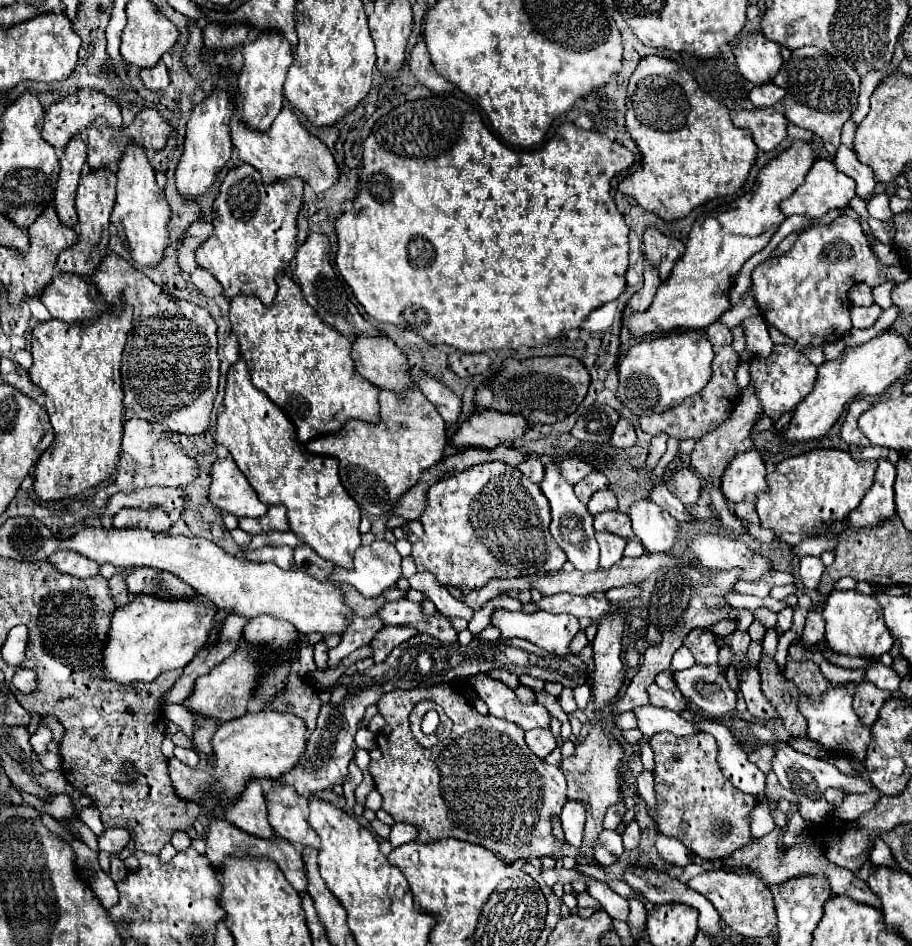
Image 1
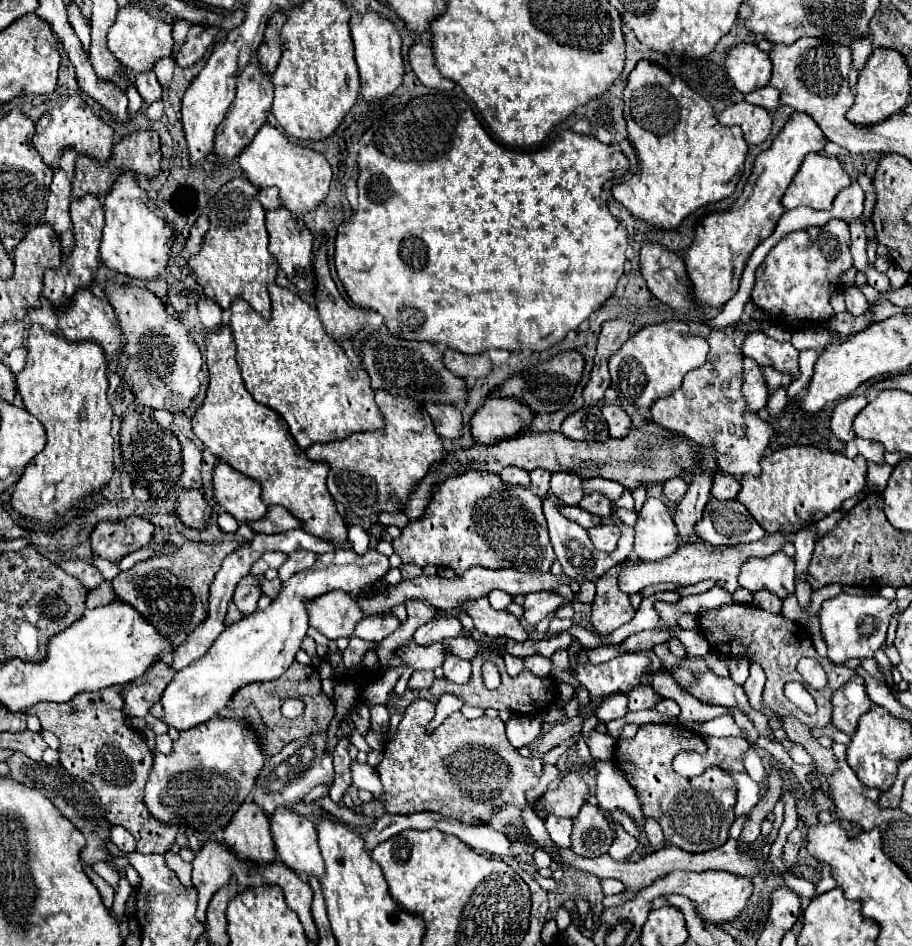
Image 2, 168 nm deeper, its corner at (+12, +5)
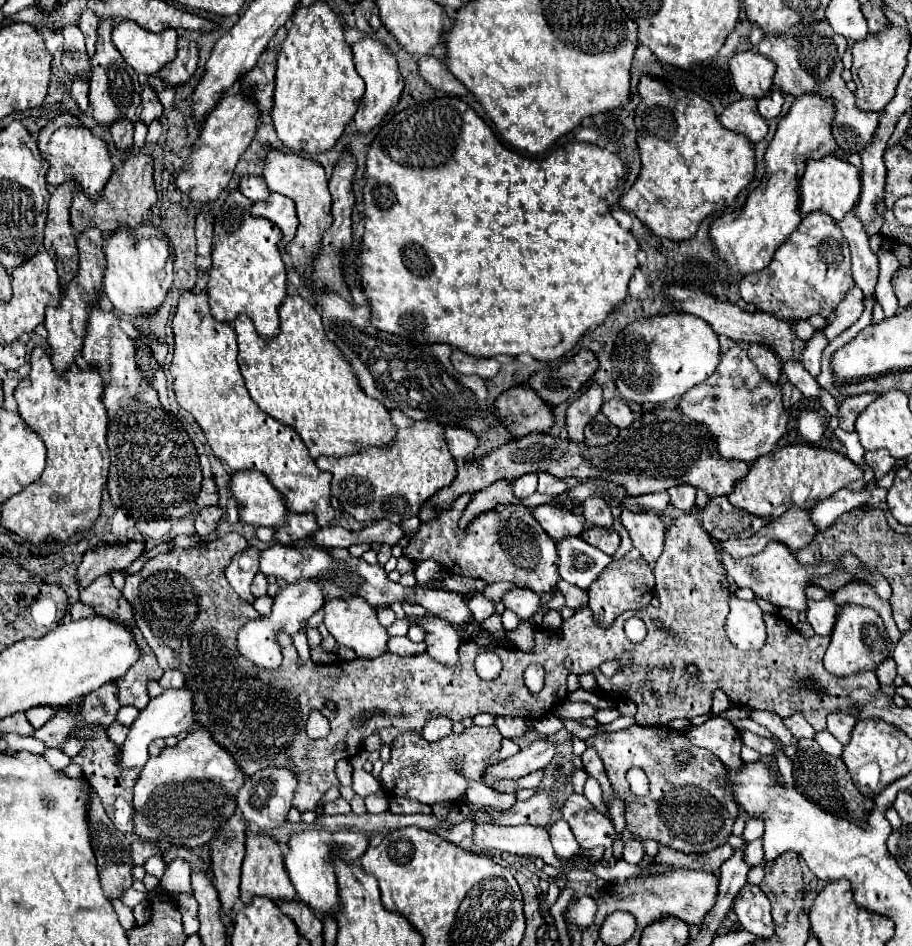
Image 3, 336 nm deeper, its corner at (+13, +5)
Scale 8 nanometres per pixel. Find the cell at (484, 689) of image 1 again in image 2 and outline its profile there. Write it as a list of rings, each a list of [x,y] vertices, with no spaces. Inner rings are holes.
[[[446,652],[442,670],[444,670],[444,676],[456,684],[466,684],[466,680],[470,680],[470,662],[456,658],[452,652]]]

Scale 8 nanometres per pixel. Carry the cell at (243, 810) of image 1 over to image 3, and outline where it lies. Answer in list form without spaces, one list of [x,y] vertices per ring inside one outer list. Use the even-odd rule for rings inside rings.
[[[247,828],[245,832],[245,858],[243,858],[243,870],[241,870],[241,902],[249,904],[253,896],[265,896],[271,900],[295,900],[295,888],[285,872],[283,866],[283,854],[279,844],[271,836],[263,836],[257,832],[251,832]]]

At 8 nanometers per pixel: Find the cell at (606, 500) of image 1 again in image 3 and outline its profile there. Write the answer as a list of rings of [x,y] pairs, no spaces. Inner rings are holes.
[[[597,496],[587,498],[583,502],[583,516],[593,526],[603,526],[603,528],[611,528],[613,526],[613,516],[611,516],[611,510],[609,510],[607,502],[597,498]]]

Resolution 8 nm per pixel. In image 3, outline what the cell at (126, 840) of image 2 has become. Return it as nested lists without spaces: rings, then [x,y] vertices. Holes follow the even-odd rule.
[[[133,840],[133,842],[131,842],[131,860],[133,860],[137,866],[145,864],[147,858],[157,856],[157,852],[159,852],[159,848],[153,846],[153,844],[139,842],[139,840]]]

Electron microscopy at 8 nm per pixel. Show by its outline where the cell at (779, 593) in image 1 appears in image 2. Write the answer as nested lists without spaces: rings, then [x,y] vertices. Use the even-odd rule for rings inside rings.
[[[766,590],[756,592],[752,604],[760,606],[762,610],[768,610],[768,612],[782,612],[782,602],[772,592],[766,592]]]

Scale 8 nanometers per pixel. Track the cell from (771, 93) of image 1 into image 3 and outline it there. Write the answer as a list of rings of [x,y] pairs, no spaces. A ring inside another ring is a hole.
[[[773,90],[769,96],[765,96],[765,98],[757,100],[757,102],[759,102],[757,108],[759,108],[761,116],[767,118],[767,120],[773,120],[773,118],[777,118],[779,112],[781,112],[781,106],[783,106],[783,94],[781,94],[779,90]]]

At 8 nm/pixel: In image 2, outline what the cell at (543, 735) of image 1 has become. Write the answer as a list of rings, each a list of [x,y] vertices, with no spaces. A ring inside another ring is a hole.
[[[512,716],[506,722],[506,736],[514,748],[528,746],[542,734],[540,716]]]

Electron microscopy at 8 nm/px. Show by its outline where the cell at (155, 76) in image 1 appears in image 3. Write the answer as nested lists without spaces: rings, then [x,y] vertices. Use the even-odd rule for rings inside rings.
[[[149,84],[143,86],[141,106],[143,106],[143,110],[141,110],[139,118],[141,118],[145,124],[157,120],[157,118],[163,114],[163,106],[161,106],[161,102],[159,102],[159,98],[157,98],[157,92],[155,92]]]

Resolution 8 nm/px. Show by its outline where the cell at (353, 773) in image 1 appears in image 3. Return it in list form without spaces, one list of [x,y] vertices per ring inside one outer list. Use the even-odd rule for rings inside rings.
[[[339,796],[335,802],[323,804],[323,812],[325,814],[347,814],[347,812],[351,812],[351,806],[343,796]]]

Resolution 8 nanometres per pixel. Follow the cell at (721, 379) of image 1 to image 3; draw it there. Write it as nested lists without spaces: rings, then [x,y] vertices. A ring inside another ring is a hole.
[[[733,344],[719,354],[719,366],[709,380],[683,394],[677,406],[687,418],[703,424],[717,444],[717,454],[725,460],[753,460],[769,454],[785,434],[787,414],[781,406],[781,388],[769,384],[747,358],[747,352]]]

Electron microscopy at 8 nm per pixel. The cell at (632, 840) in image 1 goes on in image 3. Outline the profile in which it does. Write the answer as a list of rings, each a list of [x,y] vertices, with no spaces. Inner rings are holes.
[[[631,838],[625,842],[623,846],[623,860],[629,862],[629,864],[641,864],[645,852],[643,852],[643,846],[637,838]]]

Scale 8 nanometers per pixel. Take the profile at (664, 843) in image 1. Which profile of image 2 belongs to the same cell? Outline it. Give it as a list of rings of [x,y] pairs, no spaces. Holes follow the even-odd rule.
[[[602,760],[596,762],[596,798],[598,798],[598,806],[606,812],[614,812],[614,810],[622,810],[628,812],[628,816],[644,826],[646,818],[640,814],[640,800],[636,798],[634,788],[626,782],[626,778],[622,776],[622,772],[618,772],[614,768],[614,764],[610,760]]]

